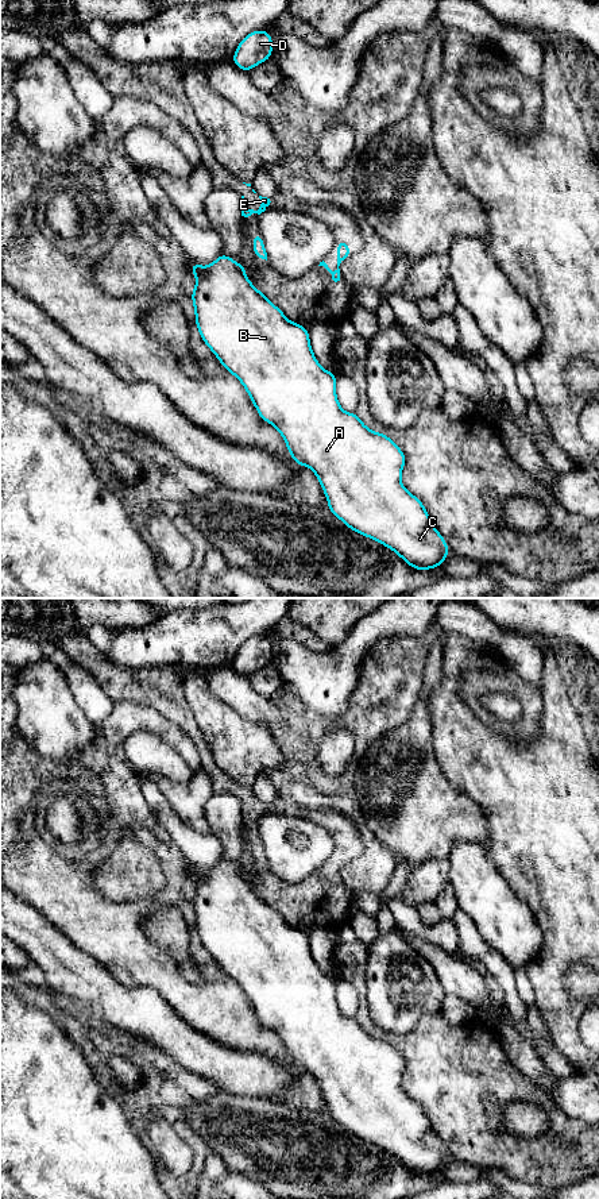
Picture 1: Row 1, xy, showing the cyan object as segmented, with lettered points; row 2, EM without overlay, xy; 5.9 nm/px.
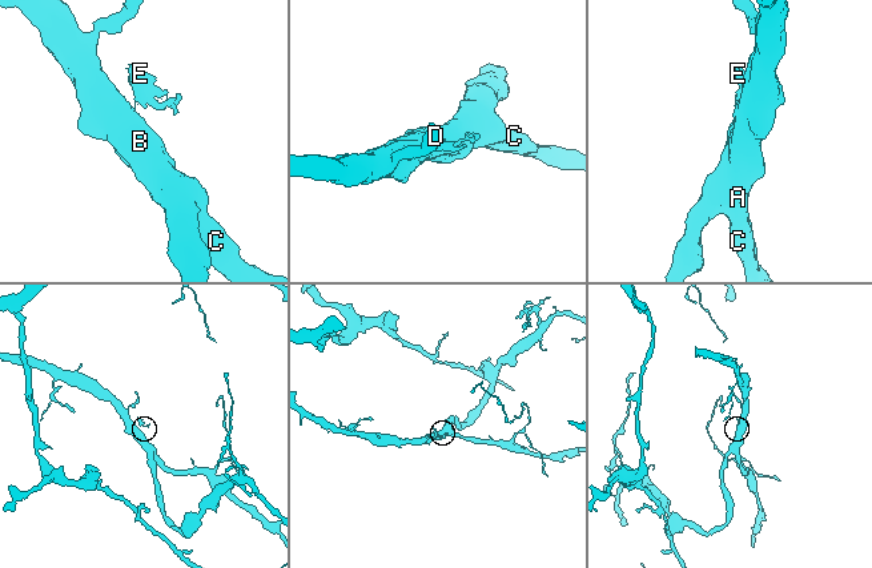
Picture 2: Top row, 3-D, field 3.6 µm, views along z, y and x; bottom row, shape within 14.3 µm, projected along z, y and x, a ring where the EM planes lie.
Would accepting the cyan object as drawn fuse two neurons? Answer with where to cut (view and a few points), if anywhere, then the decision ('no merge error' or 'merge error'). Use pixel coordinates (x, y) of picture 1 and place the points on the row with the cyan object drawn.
cut xy (242, 266), (243, 272); merge error

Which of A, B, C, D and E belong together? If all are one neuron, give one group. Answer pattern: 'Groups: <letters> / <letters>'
Groups: A B C D / E

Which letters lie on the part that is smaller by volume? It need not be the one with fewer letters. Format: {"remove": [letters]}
{"remove": ["E"]}

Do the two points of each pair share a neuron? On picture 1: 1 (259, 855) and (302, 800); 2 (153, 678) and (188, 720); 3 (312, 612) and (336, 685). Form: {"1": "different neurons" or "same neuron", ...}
{"1": "different neurons", "2": "same neuron", "3": "different neurons"}

